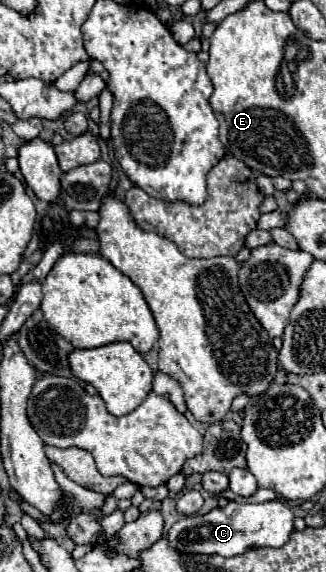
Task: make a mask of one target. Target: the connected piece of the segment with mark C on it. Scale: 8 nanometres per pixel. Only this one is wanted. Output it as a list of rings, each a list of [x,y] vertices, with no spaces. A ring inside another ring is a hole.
[[[281,500],[261,502],[261,504],[237,504],[229,502],[225,508],[213,508],[209,514],[187,516],[171,526],[167,540],[173,548],[193,554],[219,554],[219,556],[237,556],[251,548],[271,546],[281,548],[289,542],[289,536],[295,530],[295,514]]]

